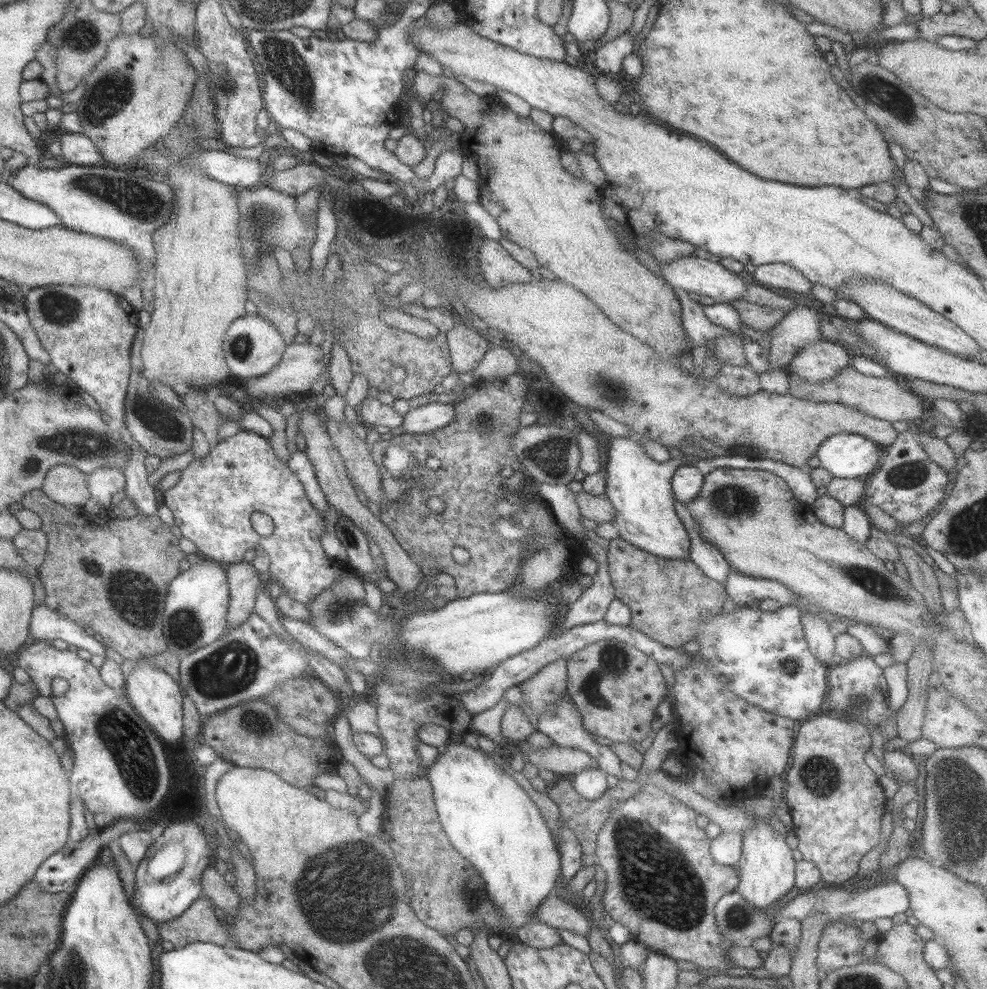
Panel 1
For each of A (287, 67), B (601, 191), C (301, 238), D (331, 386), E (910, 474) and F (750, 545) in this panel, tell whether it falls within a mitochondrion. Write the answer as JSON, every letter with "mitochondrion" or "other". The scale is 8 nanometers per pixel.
{"A":"mitochondrion","B":"other","C":"other","D":"other","E":"mitochondrion","F":"other"}

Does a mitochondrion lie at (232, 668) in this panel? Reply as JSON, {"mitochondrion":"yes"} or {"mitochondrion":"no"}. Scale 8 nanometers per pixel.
{"mitochondrion":"yes"}

